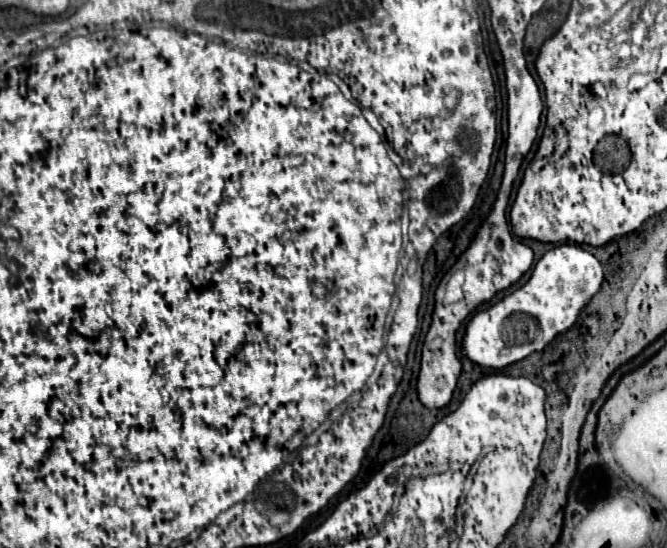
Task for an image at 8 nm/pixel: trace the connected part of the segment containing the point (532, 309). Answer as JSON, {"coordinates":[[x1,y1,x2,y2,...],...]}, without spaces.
{"coordinates":[[573,243,557,245,539,259,531,279,519,287,519,313,523,317,555,317,555,329,563,329,565,333,601,289,601,283,603,267,589,251]]}

